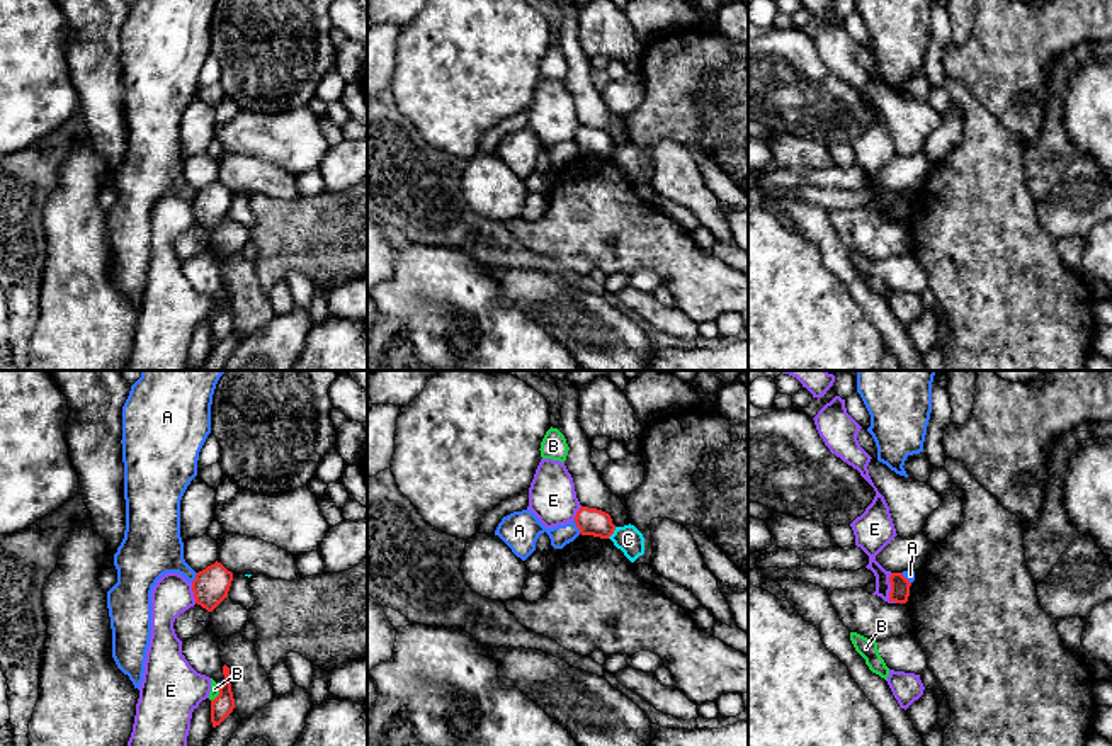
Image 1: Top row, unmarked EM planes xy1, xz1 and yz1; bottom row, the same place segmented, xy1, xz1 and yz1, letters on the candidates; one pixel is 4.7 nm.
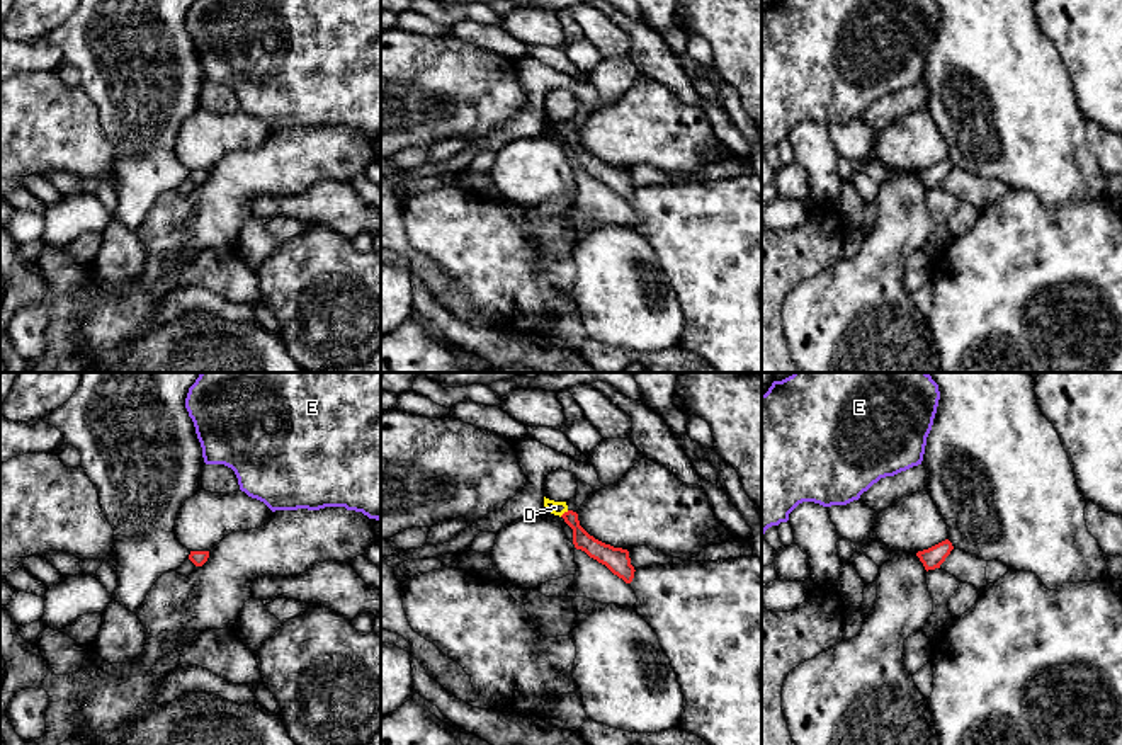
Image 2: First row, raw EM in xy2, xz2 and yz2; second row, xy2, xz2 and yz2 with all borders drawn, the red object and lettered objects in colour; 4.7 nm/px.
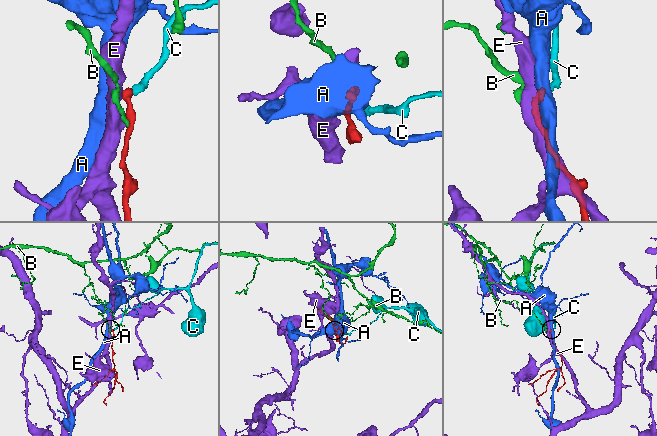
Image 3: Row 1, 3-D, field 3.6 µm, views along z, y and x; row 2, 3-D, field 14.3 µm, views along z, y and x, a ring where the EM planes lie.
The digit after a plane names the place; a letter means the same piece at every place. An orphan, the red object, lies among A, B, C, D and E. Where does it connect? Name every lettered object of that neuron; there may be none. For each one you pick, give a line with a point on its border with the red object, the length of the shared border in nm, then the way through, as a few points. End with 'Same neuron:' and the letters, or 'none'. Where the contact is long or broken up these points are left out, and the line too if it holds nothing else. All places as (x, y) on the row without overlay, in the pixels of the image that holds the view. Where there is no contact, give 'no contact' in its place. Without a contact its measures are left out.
D: meets red in xz2 at (565, 131); contact 50 nm long; runs through xz2 (597, 169), (578, 152), (565, 131), (555, 126)
Same neuron: D

